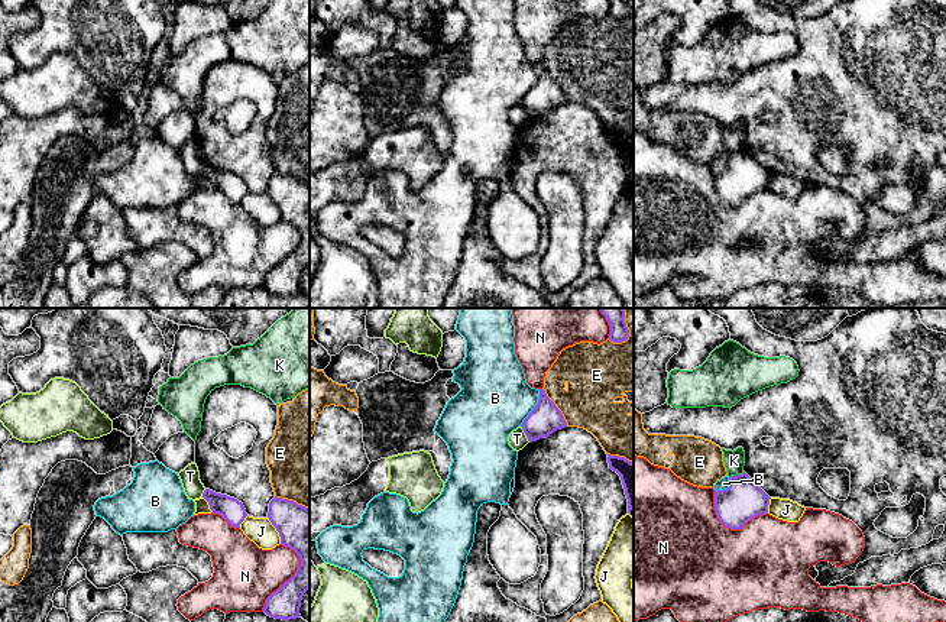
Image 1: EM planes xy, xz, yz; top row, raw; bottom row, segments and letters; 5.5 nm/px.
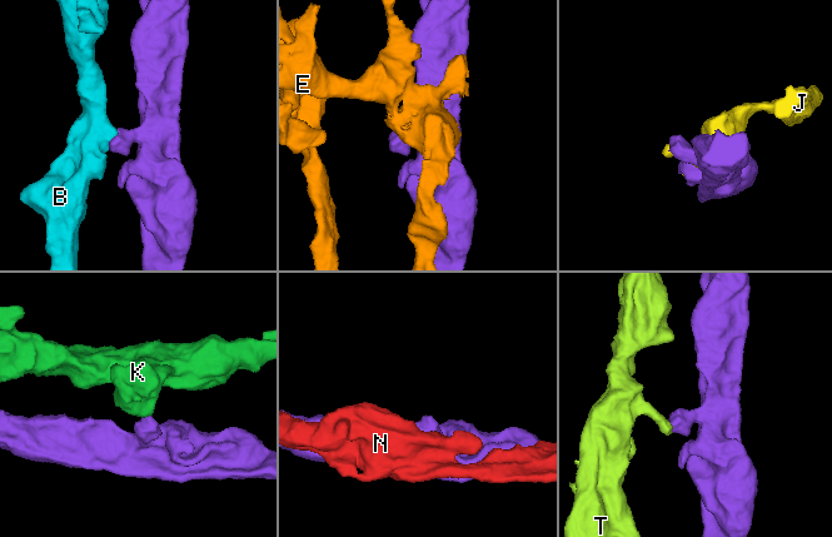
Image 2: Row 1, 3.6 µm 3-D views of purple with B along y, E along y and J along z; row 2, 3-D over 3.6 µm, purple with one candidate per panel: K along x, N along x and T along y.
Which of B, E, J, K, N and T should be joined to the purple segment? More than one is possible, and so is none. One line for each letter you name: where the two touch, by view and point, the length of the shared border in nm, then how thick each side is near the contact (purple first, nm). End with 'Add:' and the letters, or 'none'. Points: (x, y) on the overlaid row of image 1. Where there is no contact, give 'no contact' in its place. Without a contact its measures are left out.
Add: none

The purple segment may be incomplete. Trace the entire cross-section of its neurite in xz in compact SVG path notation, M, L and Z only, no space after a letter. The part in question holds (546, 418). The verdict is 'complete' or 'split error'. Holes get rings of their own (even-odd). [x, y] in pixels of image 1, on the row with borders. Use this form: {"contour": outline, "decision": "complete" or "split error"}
{"contour": "M540 389L540 399L535 408L522 422L522 430L529 443L545 438L557 430L567 427L561 411L547 396L544 389Z", "decision": "complete"}

